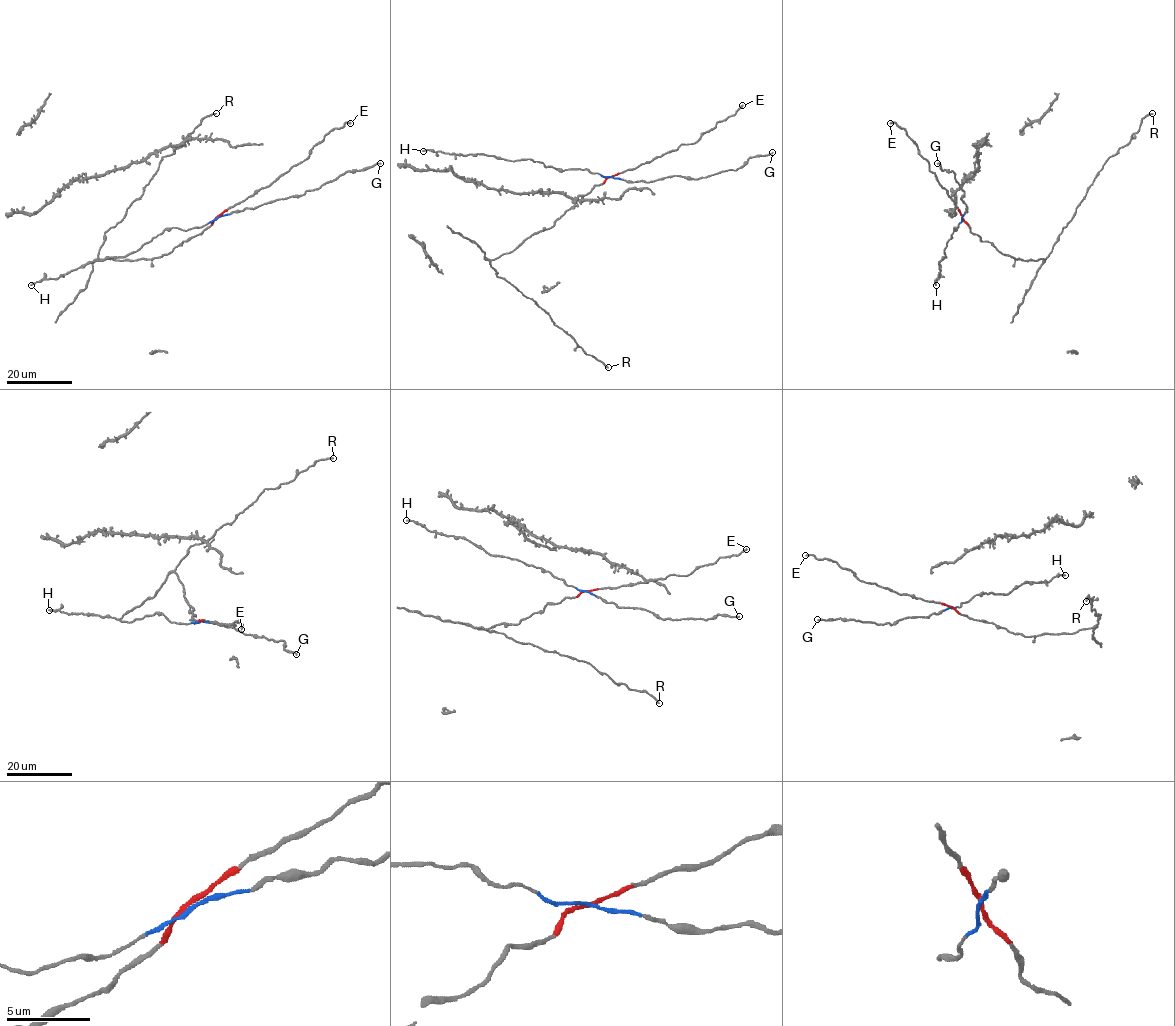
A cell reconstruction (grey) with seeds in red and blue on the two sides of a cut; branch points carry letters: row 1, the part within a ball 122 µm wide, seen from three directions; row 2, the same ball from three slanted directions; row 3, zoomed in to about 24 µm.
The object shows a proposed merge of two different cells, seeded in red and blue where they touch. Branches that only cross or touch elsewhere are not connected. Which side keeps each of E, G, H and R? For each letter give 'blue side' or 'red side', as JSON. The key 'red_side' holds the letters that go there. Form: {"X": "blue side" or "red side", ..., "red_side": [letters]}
{"E": "red side", "G": "blue side", "H": "blue side", "R": "red side", "red_side": ["E", "R"]}

